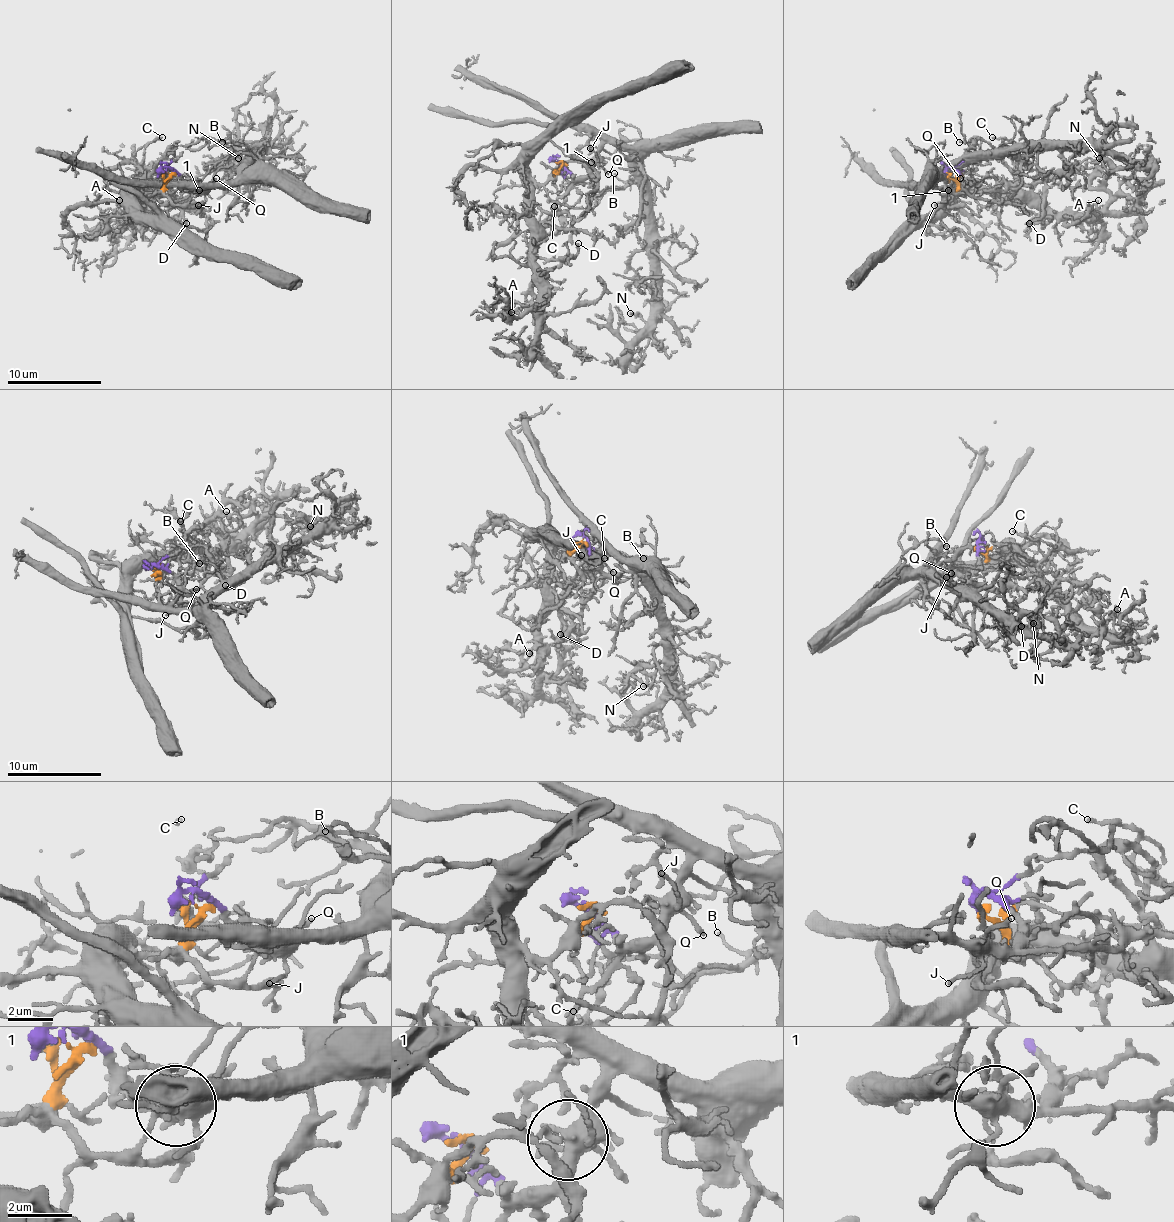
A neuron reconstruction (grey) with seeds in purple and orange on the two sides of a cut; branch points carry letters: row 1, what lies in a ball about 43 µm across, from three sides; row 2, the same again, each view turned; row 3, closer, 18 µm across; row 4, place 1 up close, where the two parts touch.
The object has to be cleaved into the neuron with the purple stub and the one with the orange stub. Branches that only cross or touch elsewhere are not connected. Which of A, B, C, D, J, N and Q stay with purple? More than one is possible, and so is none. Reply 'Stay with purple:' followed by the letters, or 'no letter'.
Stay with purple: B, J, N, Q

